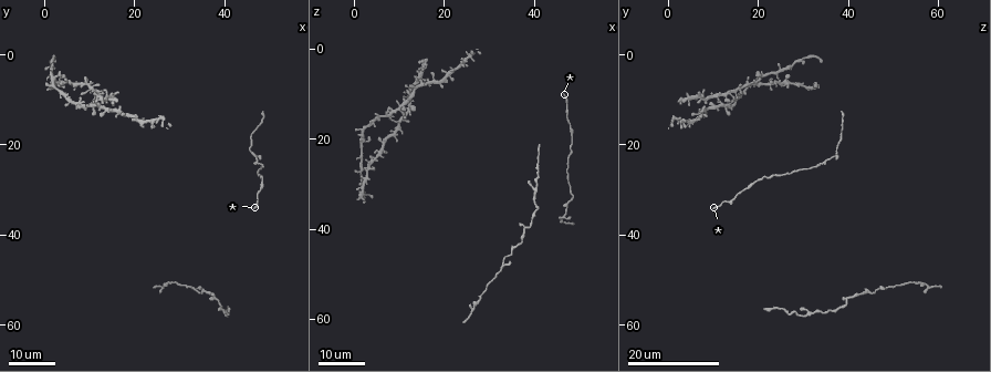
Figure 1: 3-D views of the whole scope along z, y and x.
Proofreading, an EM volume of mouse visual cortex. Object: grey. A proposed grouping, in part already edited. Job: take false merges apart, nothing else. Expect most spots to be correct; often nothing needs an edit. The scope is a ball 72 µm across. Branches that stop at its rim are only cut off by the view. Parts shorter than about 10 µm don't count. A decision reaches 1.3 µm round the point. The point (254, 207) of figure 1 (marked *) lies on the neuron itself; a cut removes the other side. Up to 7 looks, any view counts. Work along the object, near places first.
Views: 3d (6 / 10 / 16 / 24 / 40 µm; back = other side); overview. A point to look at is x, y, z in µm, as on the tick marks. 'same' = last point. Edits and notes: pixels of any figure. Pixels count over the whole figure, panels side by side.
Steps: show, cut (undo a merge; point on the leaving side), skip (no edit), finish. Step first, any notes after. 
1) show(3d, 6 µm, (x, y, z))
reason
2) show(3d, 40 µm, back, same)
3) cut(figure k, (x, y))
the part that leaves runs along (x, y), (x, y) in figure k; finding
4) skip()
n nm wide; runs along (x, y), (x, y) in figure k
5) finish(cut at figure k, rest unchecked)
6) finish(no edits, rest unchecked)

show(3d, 16 µm, (46.5, 23.5, 35.5))
narrows sharply

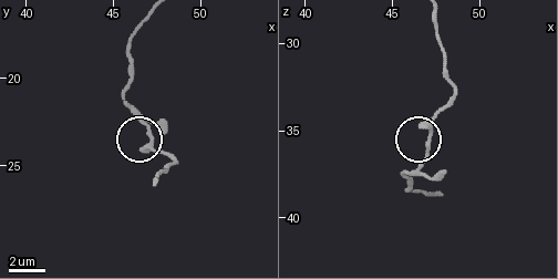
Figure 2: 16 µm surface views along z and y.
show(3d, 6 µm, (47.0, 23.0, 36.0))

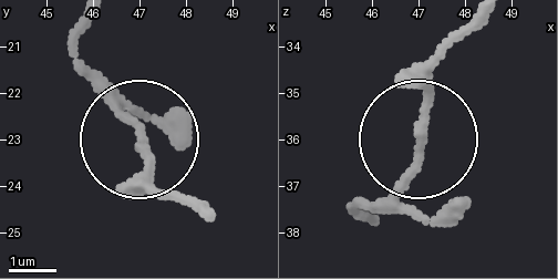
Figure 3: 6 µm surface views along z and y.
skip()
runs along (483, 19), (438, 66), (419, 162), (368, 205) in figure 3; all the same neuron

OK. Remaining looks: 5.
show(3d, 24 µm, (34.5, 53.0, 45.0))
sudden change in width

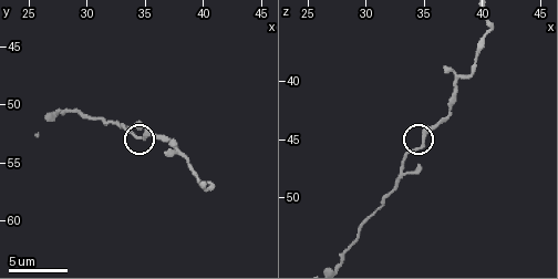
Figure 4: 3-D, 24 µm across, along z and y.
show(3d, 10 µm, (35.0, 52.8, 45.0))

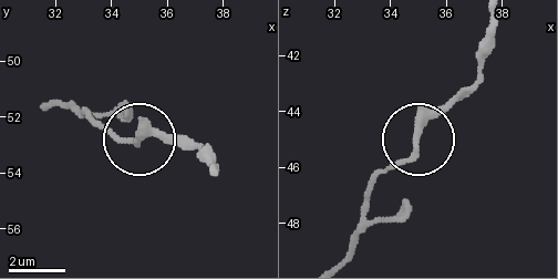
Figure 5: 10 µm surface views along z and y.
skip()
continuous, no second neuron

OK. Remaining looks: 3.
show(3d, 24 µm, (47.5, 27.0, 21.5))

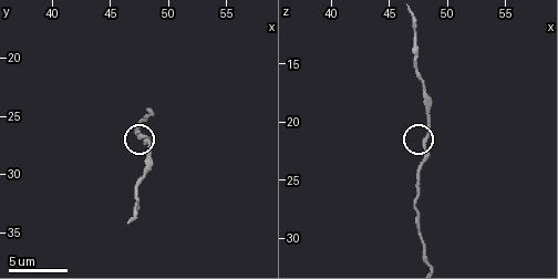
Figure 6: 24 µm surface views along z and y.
show(3d, 6 µm, (47.8, 27.2, 21.8))

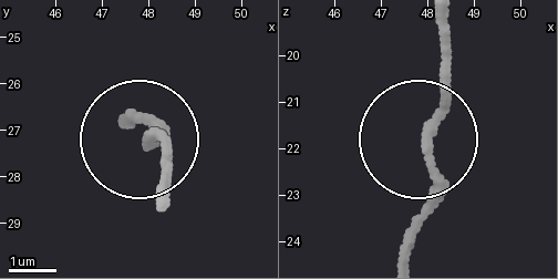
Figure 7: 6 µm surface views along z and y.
show(3d, 6 µm, back, (48.05, 27.15, 21.65))
from behind

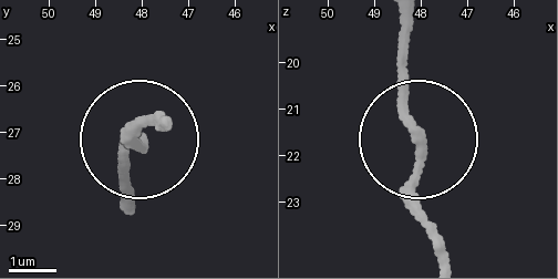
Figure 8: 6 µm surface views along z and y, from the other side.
skip()
runs along (411, 19), (402, 114), (438, 257) in figure 8; all the same neuron

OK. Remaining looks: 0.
finish(no edits, rest unchecked)

